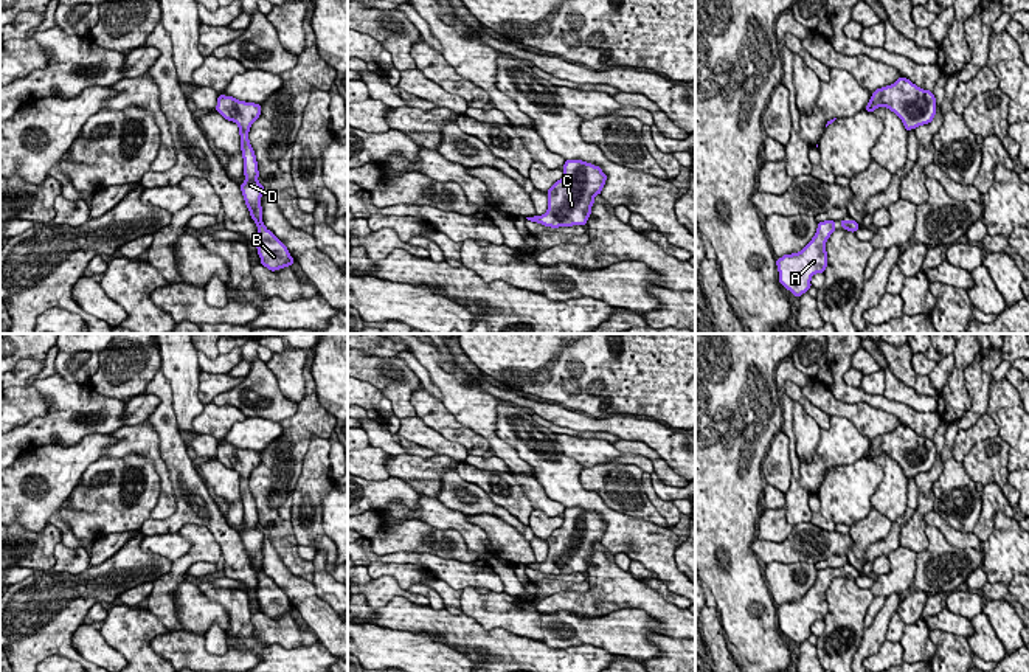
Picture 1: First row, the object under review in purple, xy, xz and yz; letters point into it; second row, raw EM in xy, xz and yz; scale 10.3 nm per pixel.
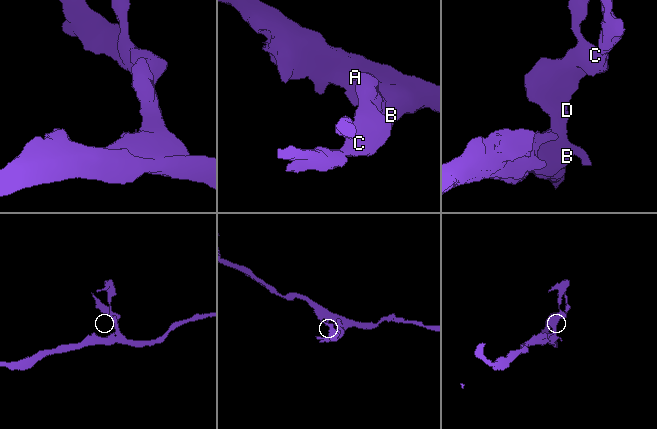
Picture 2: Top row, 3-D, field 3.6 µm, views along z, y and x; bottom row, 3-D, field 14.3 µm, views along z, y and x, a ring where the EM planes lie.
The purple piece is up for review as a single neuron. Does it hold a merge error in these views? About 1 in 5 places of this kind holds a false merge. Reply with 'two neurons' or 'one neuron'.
one neuron

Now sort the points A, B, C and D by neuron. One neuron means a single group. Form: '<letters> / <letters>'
A B C D

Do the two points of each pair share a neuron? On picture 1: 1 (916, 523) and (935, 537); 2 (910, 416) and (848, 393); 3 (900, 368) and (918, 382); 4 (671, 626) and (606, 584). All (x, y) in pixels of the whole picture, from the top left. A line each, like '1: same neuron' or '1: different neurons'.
1: different neurons
2: same neuron
3: same neuron
4: same neuron

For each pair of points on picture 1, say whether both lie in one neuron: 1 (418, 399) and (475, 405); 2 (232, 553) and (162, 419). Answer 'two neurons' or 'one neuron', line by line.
1: two neurons
2: one neuron

